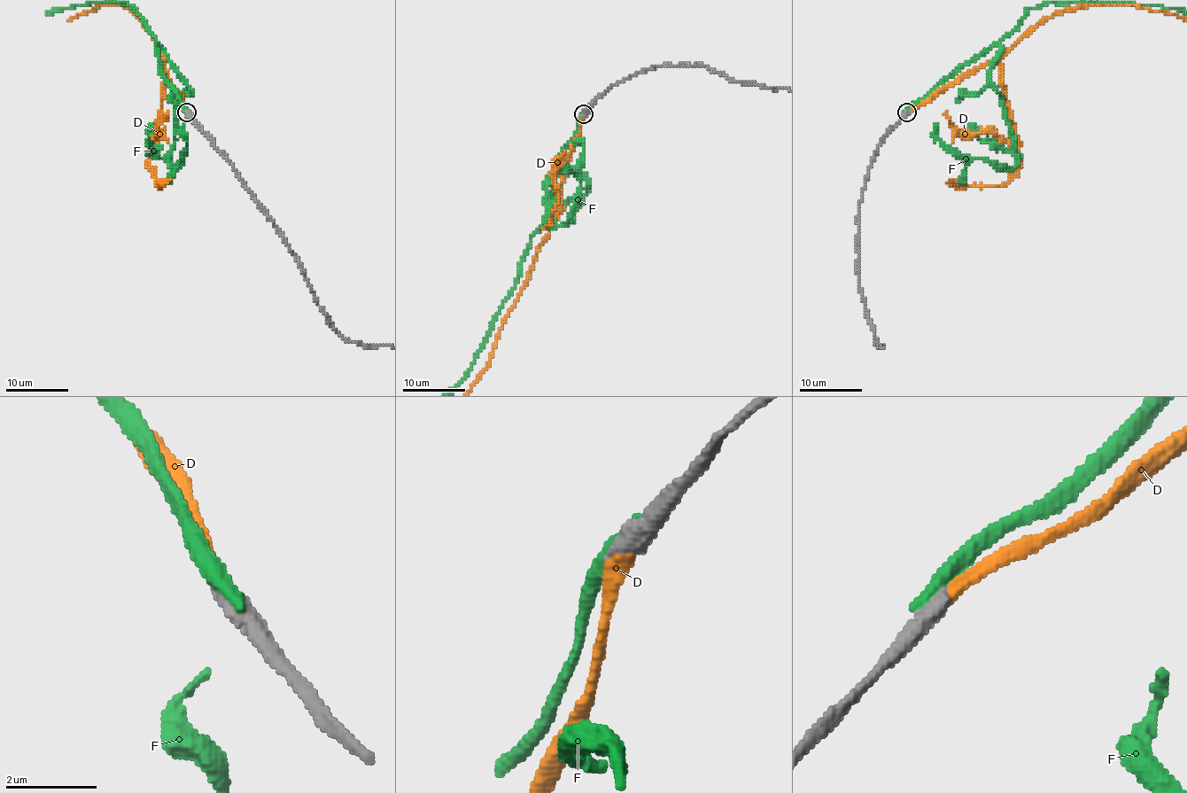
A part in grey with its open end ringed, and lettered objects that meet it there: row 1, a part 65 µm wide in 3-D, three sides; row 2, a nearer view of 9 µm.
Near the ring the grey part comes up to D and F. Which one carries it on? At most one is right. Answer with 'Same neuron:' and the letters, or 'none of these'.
Same neuron: D

